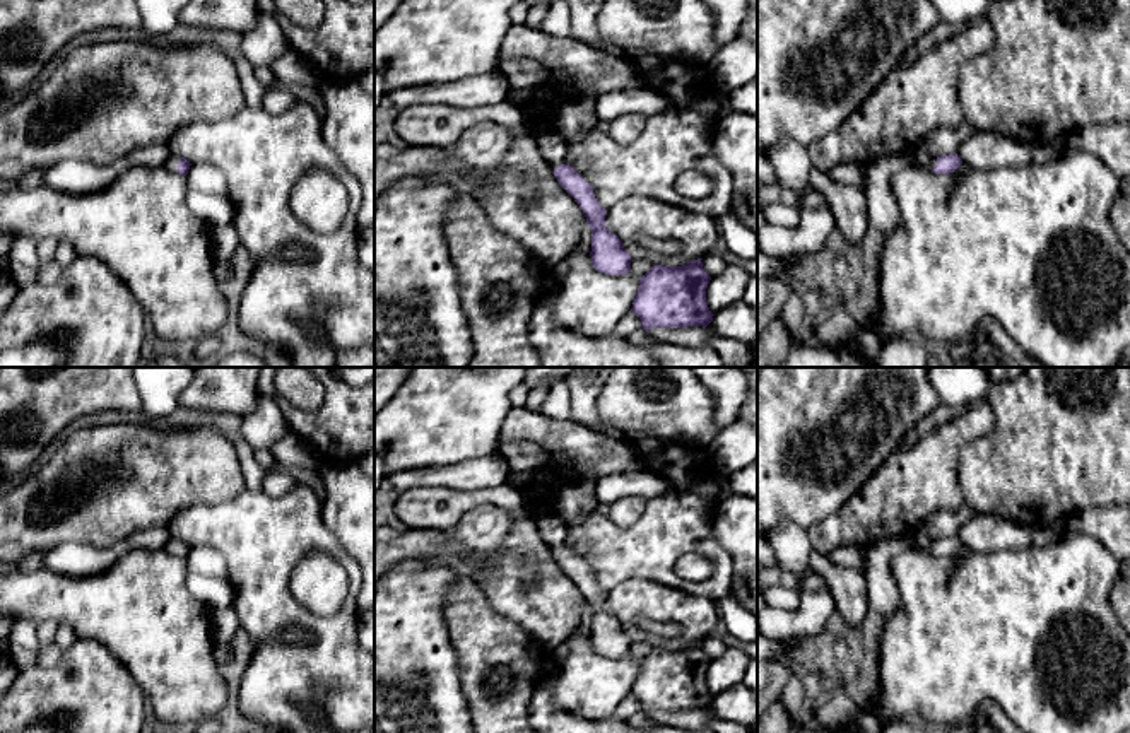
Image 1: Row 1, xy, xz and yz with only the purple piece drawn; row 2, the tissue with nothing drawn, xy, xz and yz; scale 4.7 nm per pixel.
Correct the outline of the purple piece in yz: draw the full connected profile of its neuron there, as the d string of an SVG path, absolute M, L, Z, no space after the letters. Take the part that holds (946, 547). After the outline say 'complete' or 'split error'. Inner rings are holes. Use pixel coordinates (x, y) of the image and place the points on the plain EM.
M915 535L908 548L925 550L935 557L950 557L962 547L961 540L952 535L949 538L932 540L928 537Z; split error

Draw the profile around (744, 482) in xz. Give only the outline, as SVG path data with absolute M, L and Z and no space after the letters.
M757 460L744 470L727 477L727 484L730 485L733 494L757 497Z

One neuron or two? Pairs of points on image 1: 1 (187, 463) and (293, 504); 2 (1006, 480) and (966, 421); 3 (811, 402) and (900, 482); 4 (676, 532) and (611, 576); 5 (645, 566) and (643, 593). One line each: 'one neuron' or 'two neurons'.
1: two neurons
2: two neurons
3: two neurons
4: one neuron
5: two neurons

